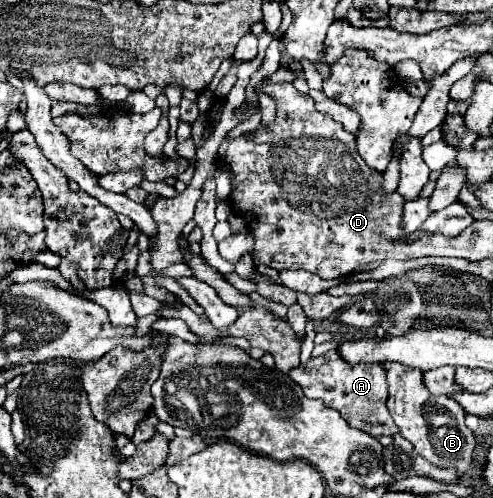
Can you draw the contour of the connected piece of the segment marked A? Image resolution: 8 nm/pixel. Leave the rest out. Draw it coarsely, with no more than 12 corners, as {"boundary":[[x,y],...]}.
{"boundary":[[336,350],[288,374],[374,438],[400,434],[386,368]]}

